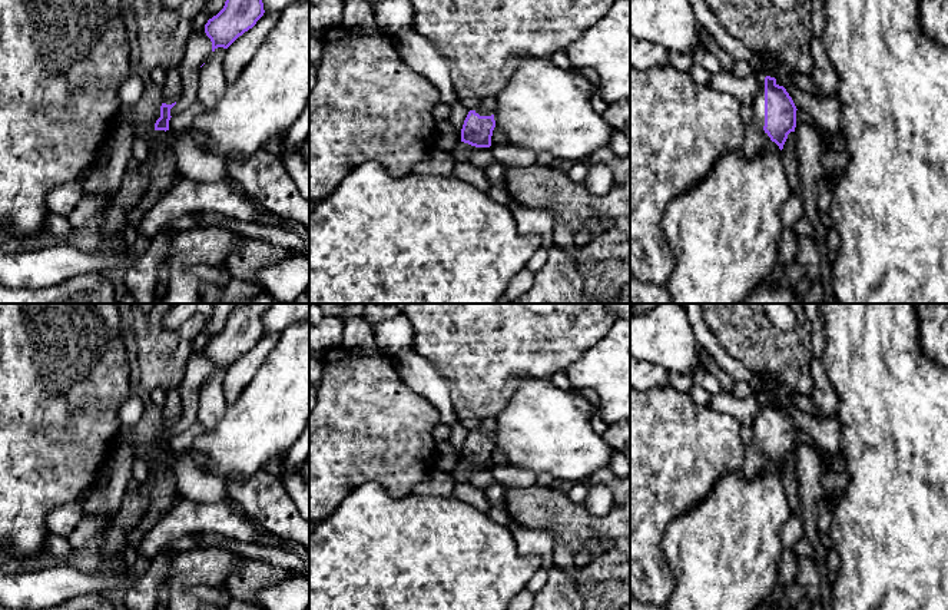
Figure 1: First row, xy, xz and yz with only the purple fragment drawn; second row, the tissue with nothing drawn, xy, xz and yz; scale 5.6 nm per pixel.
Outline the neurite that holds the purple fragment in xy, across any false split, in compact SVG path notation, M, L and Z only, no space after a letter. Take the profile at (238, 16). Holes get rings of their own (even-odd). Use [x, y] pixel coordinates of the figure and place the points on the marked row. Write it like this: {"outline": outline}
{"outline": "M226 0L223 9L205 24L212 52L218 47L228 49L239 36L252 29L263 13L262 0Z"}

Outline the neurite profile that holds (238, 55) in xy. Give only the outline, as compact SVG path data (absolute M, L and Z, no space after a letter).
M263 13L256 24L239 36L228 49L223 56L223 70L228 84L235 82L243 67L255 56L258 47L268 36L272 26L278 21L279 13Z

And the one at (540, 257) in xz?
M538 248L530 258L527 269L537 273L548 261L548 251Z

